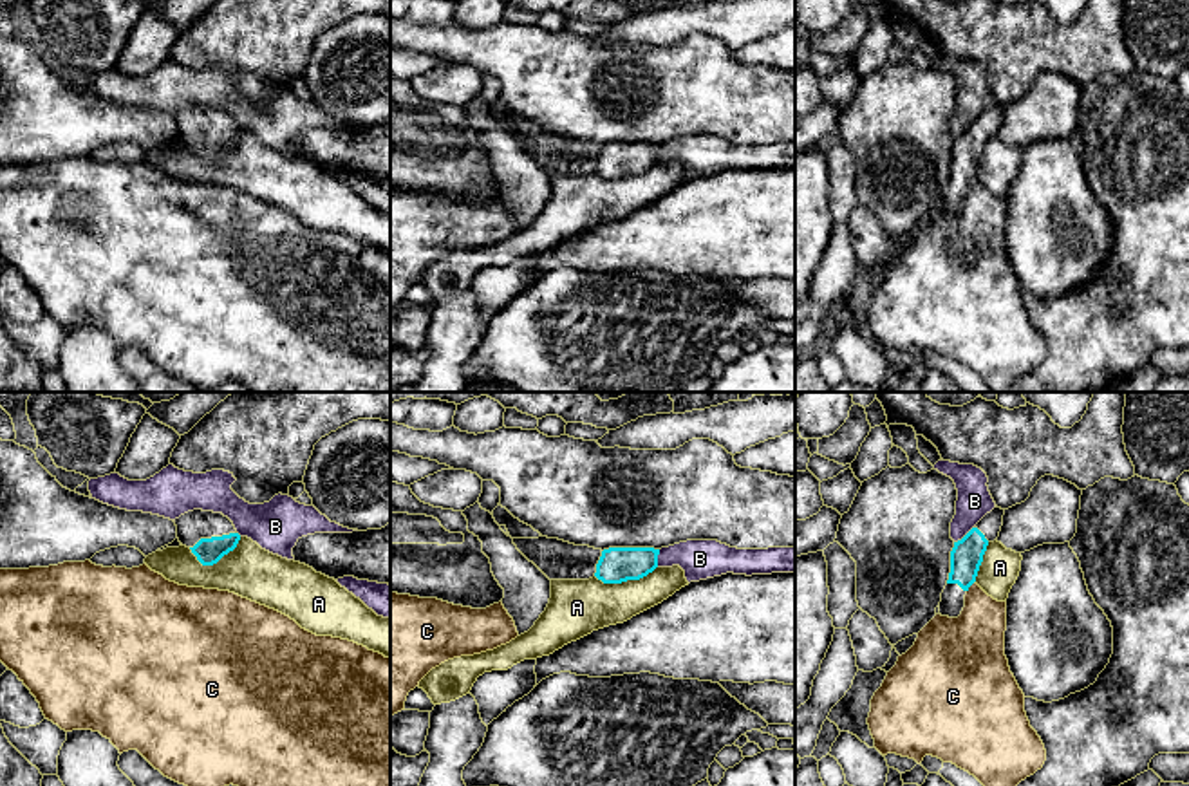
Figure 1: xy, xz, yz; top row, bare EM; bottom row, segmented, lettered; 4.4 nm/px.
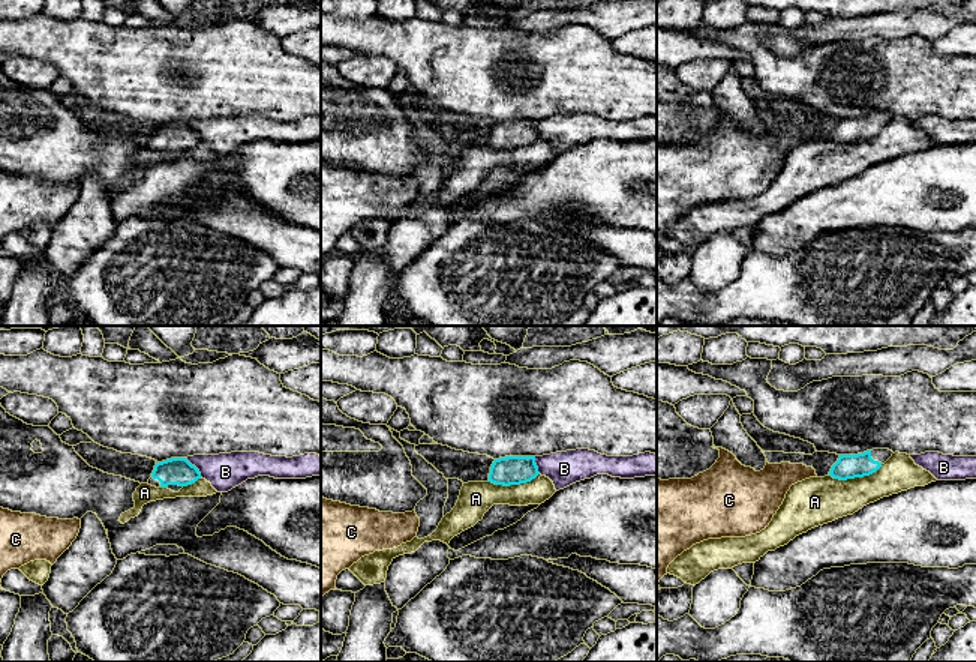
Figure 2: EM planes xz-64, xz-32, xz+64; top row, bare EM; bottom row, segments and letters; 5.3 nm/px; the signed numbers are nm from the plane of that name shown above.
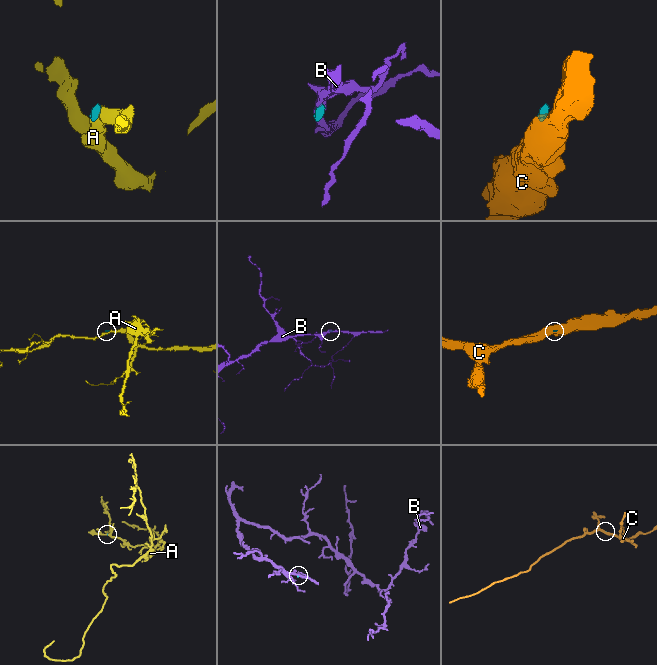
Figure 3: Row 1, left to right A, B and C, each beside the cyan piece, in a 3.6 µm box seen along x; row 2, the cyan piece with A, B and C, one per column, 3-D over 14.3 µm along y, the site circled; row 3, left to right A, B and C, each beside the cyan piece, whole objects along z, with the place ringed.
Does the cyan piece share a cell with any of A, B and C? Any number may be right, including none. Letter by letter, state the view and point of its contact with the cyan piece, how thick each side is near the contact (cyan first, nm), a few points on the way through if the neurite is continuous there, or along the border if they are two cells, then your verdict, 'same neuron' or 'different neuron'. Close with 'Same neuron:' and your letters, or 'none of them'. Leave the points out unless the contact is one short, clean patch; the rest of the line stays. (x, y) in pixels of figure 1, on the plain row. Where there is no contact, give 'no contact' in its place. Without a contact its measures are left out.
A: xz (626, 176) | 160/260 nm | along xz (656, 161), (638, 174), (620, 177), (602, 177), (595, 172) | different neuron
B: yz (965, 130) | 140/160 nm | along yz (974, 121), (954, 138) | different neuron
C: yz (971, 179) | 140/260 nm | along yz (974, 176), (967, 187) | different neuron
Same neuron: none of them

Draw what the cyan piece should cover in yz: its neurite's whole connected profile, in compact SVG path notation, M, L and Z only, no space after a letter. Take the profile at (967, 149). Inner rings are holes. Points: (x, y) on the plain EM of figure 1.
M994 103L950 146L950 168L941 188L941 211L958 213L965 202L965 190L976 177L987 141L997 136L1005 105Z

